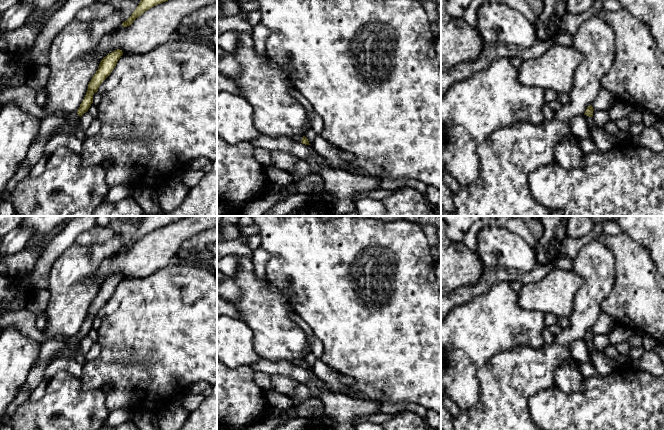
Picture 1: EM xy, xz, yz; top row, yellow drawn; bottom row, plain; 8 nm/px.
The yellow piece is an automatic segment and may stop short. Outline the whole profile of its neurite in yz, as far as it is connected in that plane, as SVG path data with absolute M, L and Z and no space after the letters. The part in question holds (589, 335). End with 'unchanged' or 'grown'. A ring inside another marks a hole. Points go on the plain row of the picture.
M592 329L588 330L584 340L592 361L592 365L598 374L607 376L616 368L625 368L633 364L629 361L623 365L619 365L614 359L606 357L603 351L596 350L593 344L593 335L594 333Z | grown

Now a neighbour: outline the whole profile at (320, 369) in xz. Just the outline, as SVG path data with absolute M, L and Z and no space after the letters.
M316 359L312 372L323 382L325 382L330 387L332 392L346 394L355 399L368 400L362 393L352 392L348 386L342 384L339 381L338 373L330 369L321 359Z

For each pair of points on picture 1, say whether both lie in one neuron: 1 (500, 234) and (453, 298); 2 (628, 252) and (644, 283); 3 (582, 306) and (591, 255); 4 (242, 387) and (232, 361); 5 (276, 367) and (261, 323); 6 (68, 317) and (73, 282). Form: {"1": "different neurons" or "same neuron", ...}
{"1": "different neurons", "2": "same neuron", "3": "same neuron", "4": "different neurons", "5": "different neurons", "6": "same neuron"}

